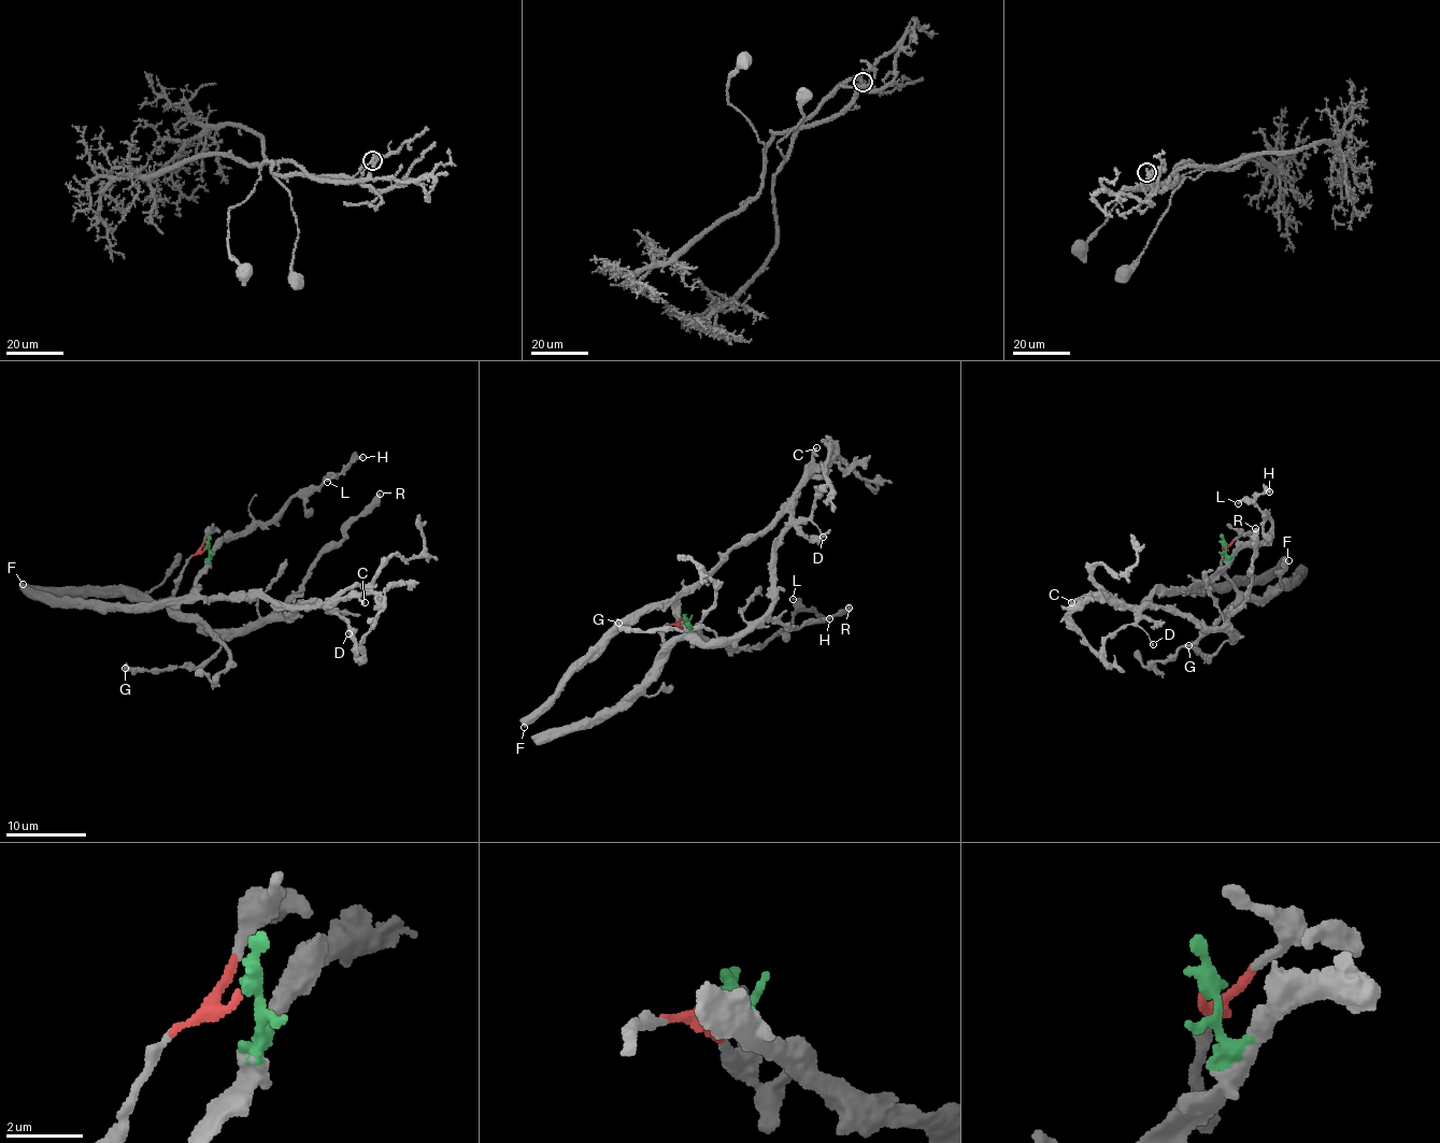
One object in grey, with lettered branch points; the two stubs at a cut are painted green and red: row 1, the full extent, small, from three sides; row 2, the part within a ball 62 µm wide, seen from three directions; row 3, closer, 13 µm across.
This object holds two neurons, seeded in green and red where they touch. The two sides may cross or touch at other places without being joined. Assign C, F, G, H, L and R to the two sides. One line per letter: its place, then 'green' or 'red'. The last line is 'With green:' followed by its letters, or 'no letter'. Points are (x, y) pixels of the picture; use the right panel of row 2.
C: (1071, 602) | green
F: (1288, 560) | green
G: (1188, 645) | red
H: (1269, 491) | green
L: (1238, 503) | green
R: (1255, 528) | red
With green: C, F, H, L

